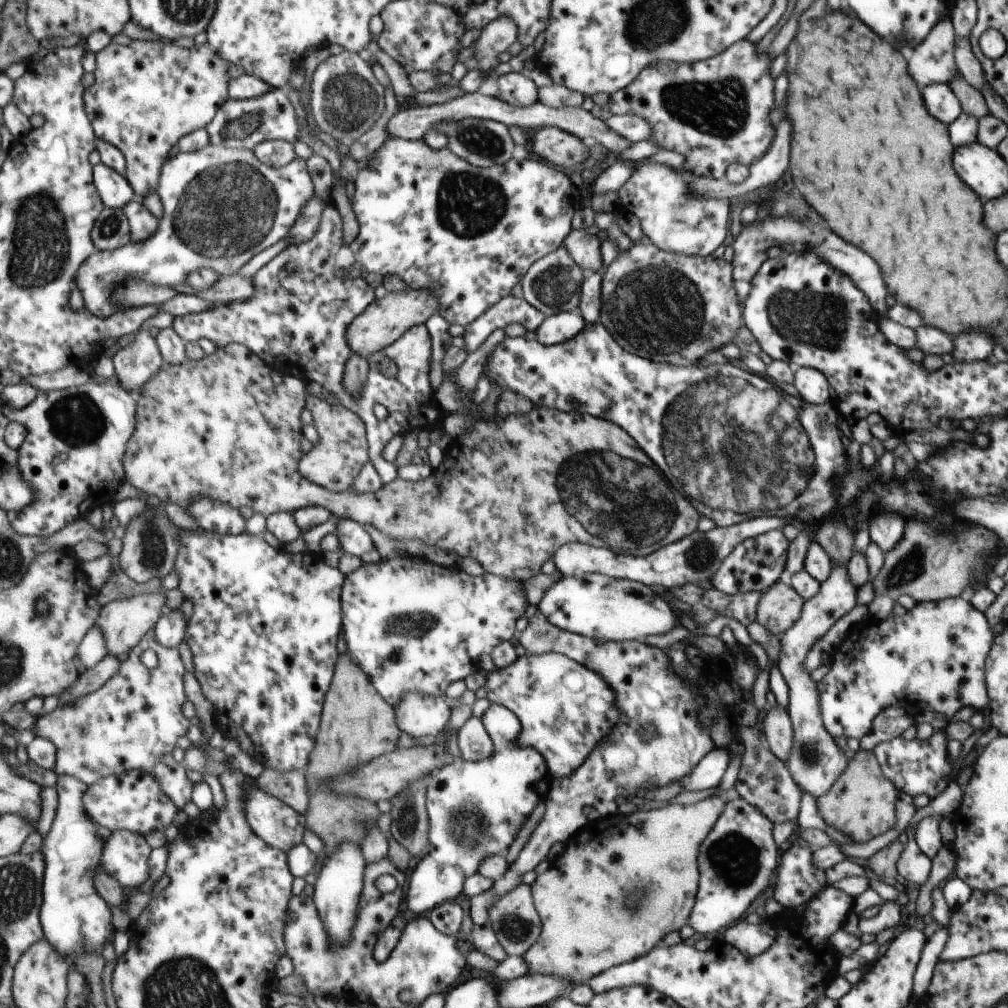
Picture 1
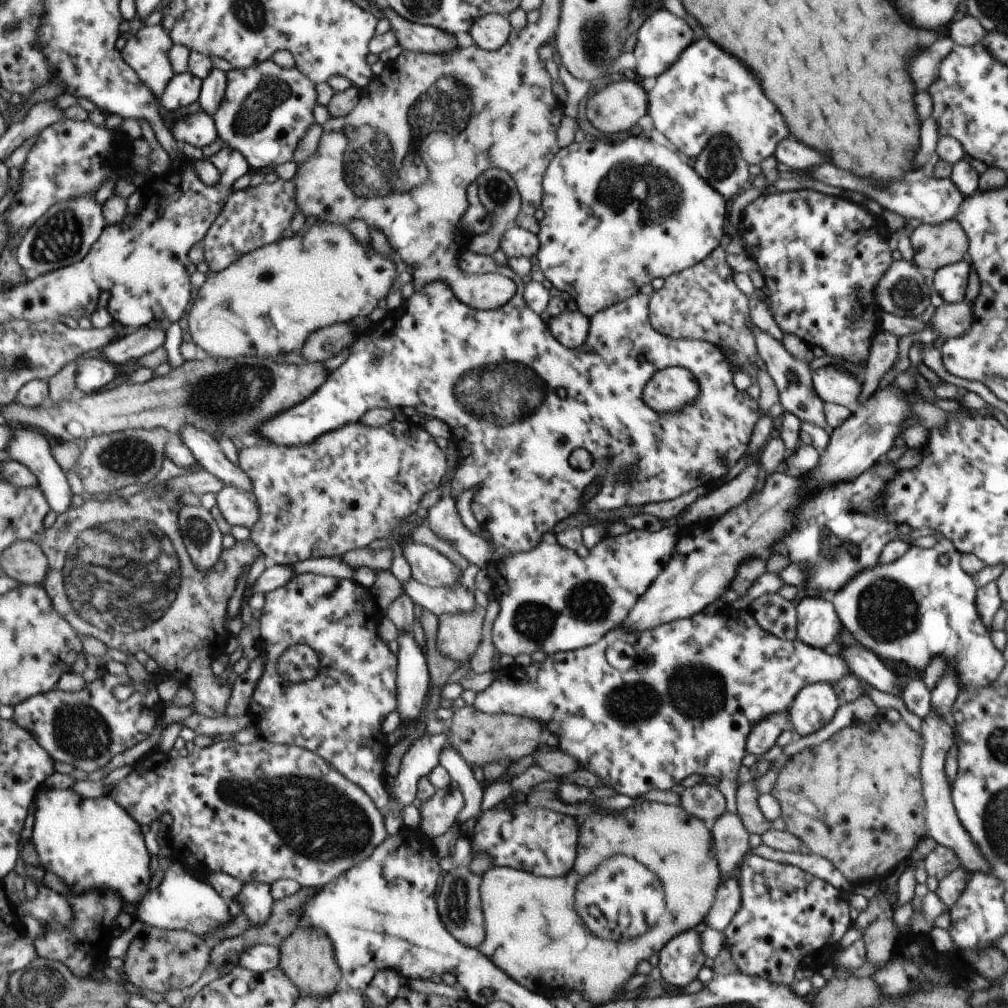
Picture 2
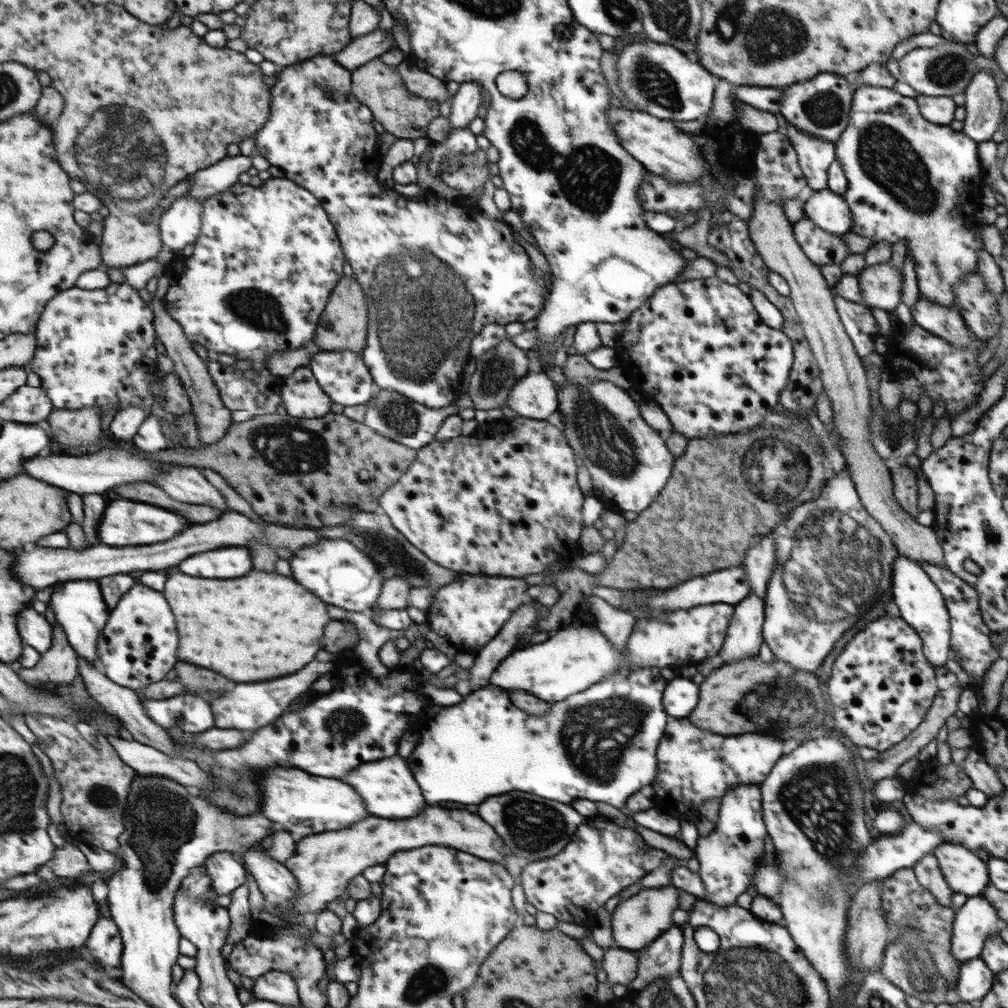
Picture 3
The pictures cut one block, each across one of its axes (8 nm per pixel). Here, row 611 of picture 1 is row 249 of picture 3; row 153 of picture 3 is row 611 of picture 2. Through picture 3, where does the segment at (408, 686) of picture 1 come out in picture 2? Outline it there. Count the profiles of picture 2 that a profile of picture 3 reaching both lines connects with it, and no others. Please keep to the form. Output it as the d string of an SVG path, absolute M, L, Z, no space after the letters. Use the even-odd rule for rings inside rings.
M296 574L285 586L279 587L273 592L269 592L265 596L265 604L261 610L261 641L262 641L262 652L265 652L267 656L267 664L265 664L265 672L263 672L262 679L259 681L257 688L252 696L251 706L248 709L248 713L252 716L254 727L257 729L260 737L266 738L269 742L297 745L301 748L316 752L319 756L324 757L328 760L330 765L333 765L339 772L344 773L349 780L353 781L353 784L360 785L368 796L375 802L376 807L382 814L387 812L387 790L383 786L383 752L385 752L386 734L383 734L381 730L381 722L383 718L395 710L395 656L393 652L387 650L387 646L375 636L375 626L371 626L371 618L373 618L373 600L367 592L367 588L363 586L357 586L352 579L343 580L341 578L332 576L323 576L318 574ZM353 626L355 630L361 630L365 636L355 636L353 638ZM293 645L307 645L311 646L317 654L319 654L319 660L321 660L321 674L315 680L307 680L303 684L293 684L289 680L285 680L281 674L279 674L278 662L280 656L288 648Z

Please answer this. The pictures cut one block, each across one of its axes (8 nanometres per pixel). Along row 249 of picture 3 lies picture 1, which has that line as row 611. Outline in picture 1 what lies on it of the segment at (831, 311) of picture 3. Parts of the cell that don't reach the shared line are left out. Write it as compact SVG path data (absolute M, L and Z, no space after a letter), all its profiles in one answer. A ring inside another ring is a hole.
M777 581L757 602L755 621L769 634L779 637L793 627L802 615L804 599L789 584Z

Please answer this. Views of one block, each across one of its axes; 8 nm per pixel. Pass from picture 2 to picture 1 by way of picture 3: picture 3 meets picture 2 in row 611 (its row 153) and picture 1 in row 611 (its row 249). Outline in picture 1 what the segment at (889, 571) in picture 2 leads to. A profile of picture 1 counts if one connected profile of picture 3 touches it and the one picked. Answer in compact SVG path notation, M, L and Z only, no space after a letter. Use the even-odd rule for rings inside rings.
M961 596L915 603L901 616L889 613L883 620L862 622L833 648L829 655L831 667L817 682L825 728L837 738L860 739L870 731L874 716L894 706L902 708L910 717L929 710L943 714L947 721L963 706L971 706L974 713L982 714L977 710L981 710L979 706L987 704L983 686L983 660L987 658L991 640L994 639L989 625L984 613L977 612Z

